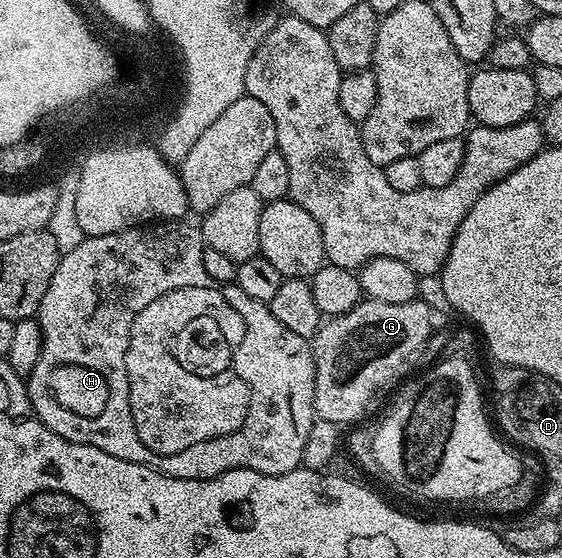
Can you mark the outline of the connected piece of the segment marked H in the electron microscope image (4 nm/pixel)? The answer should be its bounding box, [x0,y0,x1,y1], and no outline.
[27,220,317,480]

